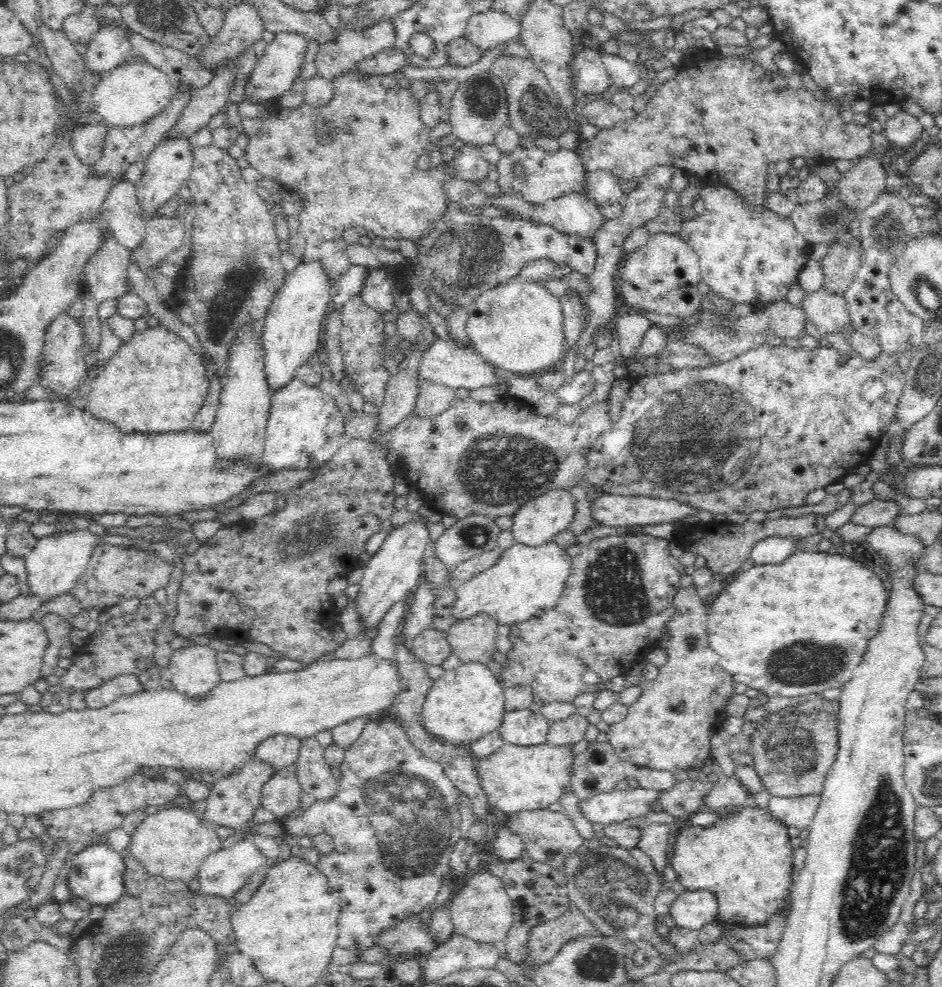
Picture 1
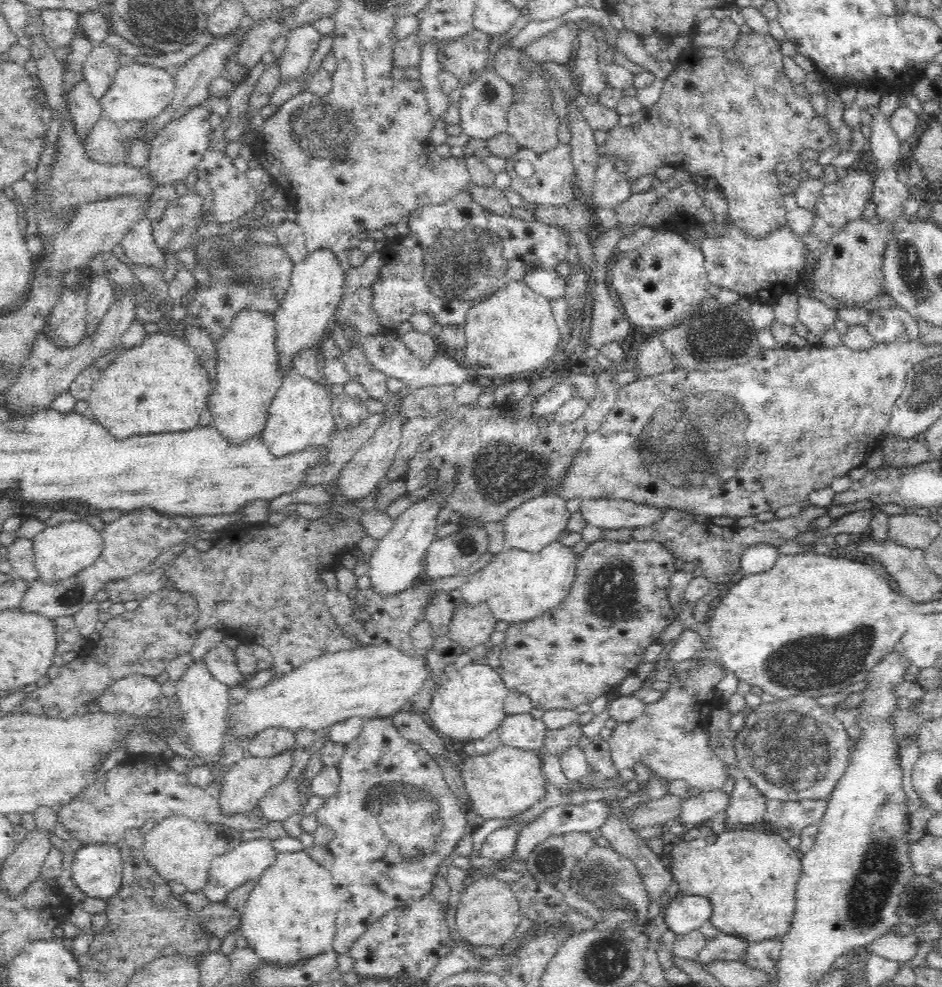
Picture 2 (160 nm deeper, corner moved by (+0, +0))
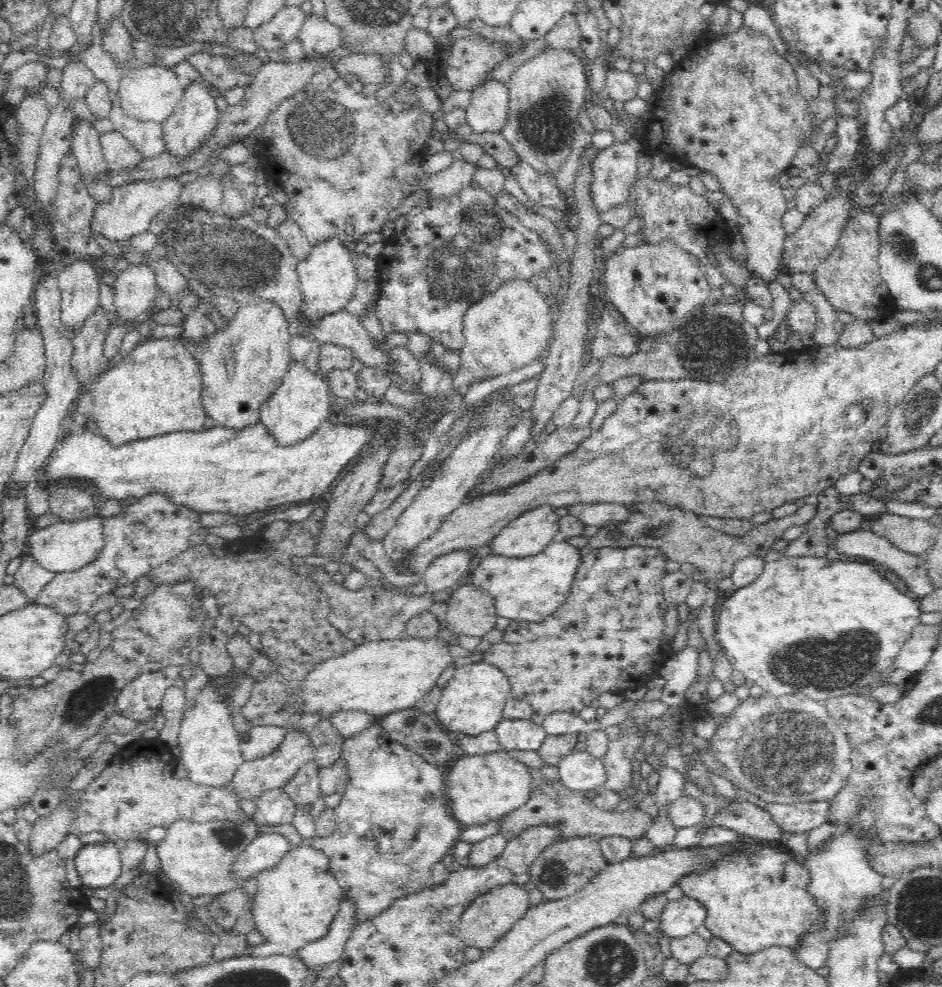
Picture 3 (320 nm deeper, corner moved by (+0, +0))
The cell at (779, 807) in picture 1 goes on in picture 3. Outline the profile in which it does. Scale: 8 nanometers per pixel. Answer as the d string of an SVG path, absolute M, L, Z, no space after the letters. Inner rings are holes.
M830 801L766 802L765 809L781 832L788 836L808 832L830 822Z

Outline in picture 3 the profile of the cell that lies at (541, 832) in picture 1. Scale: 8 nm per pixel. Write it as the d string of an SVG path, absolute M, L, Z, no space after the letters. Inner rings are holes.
M590 835L562 838L544 848L531 864L529 886L537 887L547 899L562 899L576 894L584 885L590 883L596 872L606 866L607 860L600 851L600 845Z

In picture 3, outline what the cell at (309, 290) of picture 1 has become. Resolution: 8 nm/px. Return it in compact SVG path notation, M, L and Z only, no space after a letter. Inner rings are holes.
M328 239L317 244L304 259L299 259L296 266L300 283L300 308L297 309L295 322L297 330L306 336L310 327L322 322L324 317L340 312L348 304L358 282L352 254L344 249L340 239Z

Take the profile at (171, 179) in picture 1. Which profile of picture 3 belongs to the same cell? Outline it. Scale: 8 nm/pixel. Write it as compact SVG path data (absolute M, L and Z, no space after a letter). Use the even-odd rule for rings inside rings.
M189 83L184 87L184 90L180 104L163 122L163 136L161 137L161 143L164 144L164 154L178 162L194 159L203 150L203 147L213 138L220 118L215 98L211 96L211 92L203 84Z

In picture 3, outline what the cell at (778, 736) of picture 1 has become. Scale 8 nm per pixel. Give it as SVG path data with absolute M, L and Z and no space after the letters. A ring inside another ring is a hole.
M764 693L761 697L749 697L734 709L734 711L728 715L729 719L717 726L716 735L714 738L708 740L712 745L711 753L716 760L721 761L726 767L725 777L729 779L734 786L741 787L750 793L754 793L758 797L761 797L766 802L780 802L784 804L792 804L796 802L816 802L816 801L831 801L848 782L848 777L852 772L851 763L851 744L847 737L847 732L839 724L836 724L836 720L829 715L826 709L825 703L817 700L812 700L804 696L804 694L792 693L782 695L779 697L771 696L769 693Z

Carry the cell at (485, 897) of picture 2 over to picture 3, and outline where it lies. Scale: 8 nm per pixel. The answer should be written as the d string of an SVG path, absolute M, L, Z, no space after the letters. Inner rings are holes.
M508 882L482 892L462 910L458 931L466 946L492 948L528 912L528 886Z

